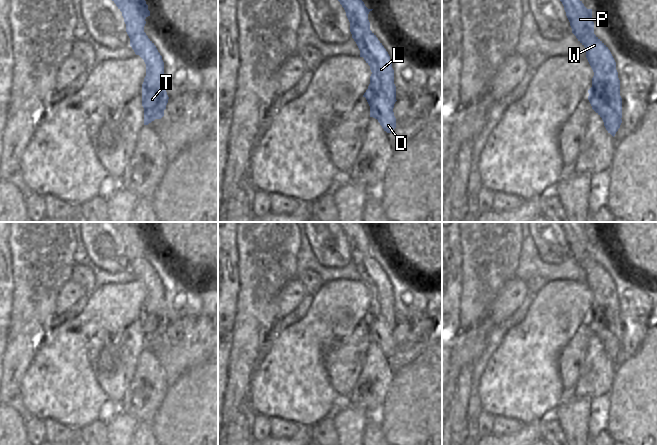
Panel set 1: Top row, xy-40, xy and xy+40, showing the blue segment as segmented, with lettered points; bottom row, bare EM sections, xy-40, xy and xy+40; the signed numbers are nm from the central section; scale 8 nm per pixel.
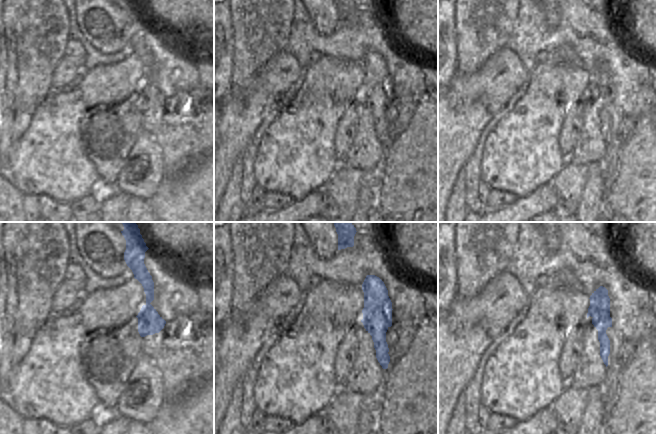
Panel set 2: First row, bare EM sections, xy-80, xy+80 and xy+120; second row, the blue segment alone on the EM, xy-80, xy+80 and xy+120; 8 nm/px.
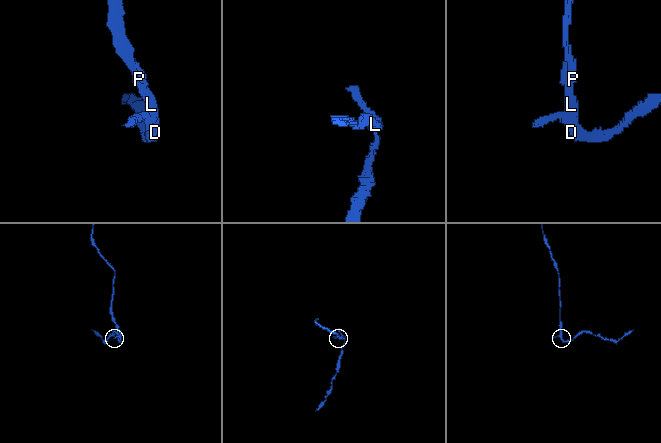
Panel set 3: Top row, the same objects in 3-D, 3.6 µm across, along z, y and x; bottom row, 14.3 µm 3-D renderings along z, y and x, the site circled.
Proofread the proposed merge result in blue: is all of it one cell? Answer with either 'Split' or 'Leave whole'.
Split

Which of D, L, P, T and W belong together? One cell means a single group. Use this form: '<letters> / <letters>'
D T / L P W

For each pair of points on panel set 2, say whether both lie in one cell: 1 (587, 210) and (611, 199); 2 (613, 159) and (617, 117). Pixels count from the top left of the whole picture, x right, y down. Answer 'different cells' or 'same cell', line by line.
1: different cells
2: same cell

